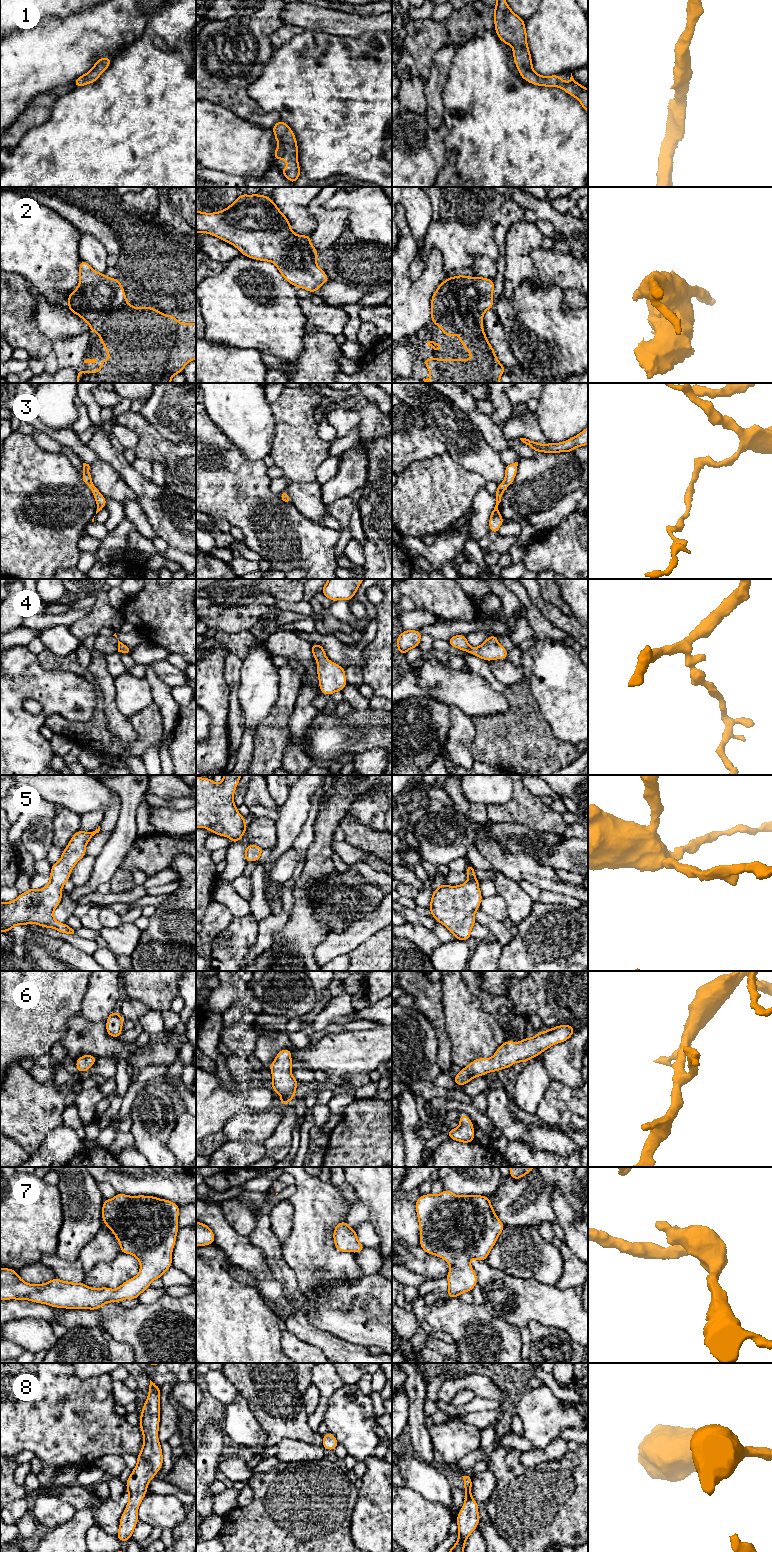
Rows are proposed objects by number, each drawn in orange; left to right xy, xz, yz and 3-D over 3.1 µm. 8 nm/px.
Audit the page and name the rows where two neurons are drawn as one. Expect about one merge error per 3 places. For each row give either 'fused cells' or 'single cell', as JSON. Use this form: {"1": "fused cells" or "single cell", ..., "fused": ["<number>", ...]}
{"1": "single cell", "2": "single cell", "3": "single cell", "4": "single cell", "5": "single cell", "6": "single cell", "7": "single cell", "8": "single cell", "fused": []}

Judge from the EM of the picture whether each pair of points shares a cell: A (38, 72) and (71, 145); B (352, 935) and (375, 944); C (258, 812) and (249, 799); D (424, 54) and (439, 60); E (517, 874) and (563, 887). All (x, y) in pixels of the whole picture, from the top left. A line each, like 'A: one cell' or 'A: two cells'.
A: two cells
B: two cells
C: two cells
D: two cells
E: one cell

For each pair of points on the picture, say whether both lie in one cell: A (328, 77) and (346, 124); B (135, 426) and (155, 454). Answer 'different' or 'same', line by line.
A: same
B: same

